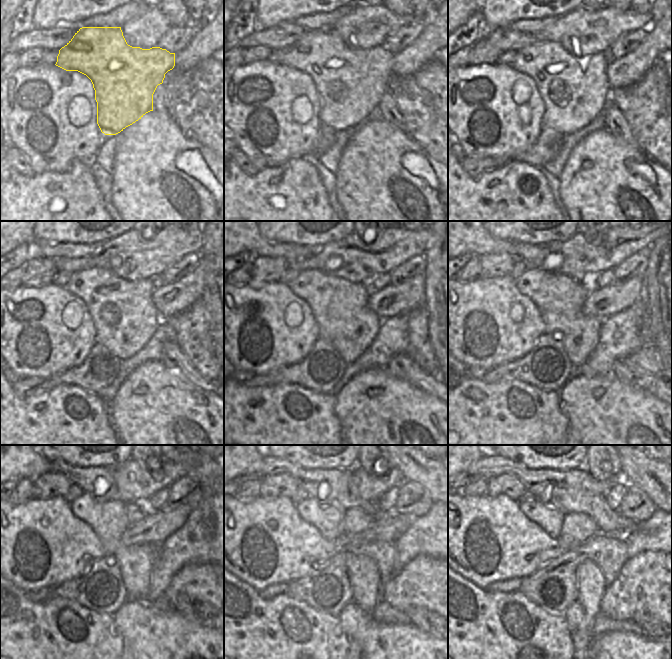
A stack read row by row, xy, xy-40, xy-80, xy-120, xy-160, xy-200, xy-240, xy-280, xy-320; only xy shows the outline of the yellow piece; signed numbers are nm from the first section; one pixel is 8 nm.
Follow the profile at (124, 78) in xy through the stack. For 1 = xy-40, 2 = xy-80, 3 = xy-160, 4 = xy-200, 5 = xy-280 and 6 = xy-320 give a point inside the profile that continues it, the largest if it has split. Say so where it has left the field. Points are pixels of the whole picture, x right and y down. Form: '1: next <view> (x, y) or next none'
1: next xy-40 (350, 83)
2: next xy-80 (575, 90)
3: next xy-160 (339, 306)
4: next xy-200 (559, 298)
5: next xy-280 (328, 519)
6: next xy-320 (550, 519)

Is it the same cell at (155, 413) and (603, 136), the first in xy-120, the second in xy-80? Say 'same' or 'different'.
same

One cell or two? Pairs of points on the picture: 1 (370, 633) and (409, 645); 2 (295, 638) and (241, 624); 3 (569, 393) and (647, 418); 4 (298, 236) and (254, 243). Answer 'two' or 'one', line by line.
1: one
2: one
3: one
4: two

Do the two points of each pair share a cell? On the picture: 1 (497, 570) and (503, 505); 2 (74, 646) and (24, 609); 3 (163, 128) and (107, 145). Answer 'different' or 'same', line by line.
1: same
2: same
3: different

